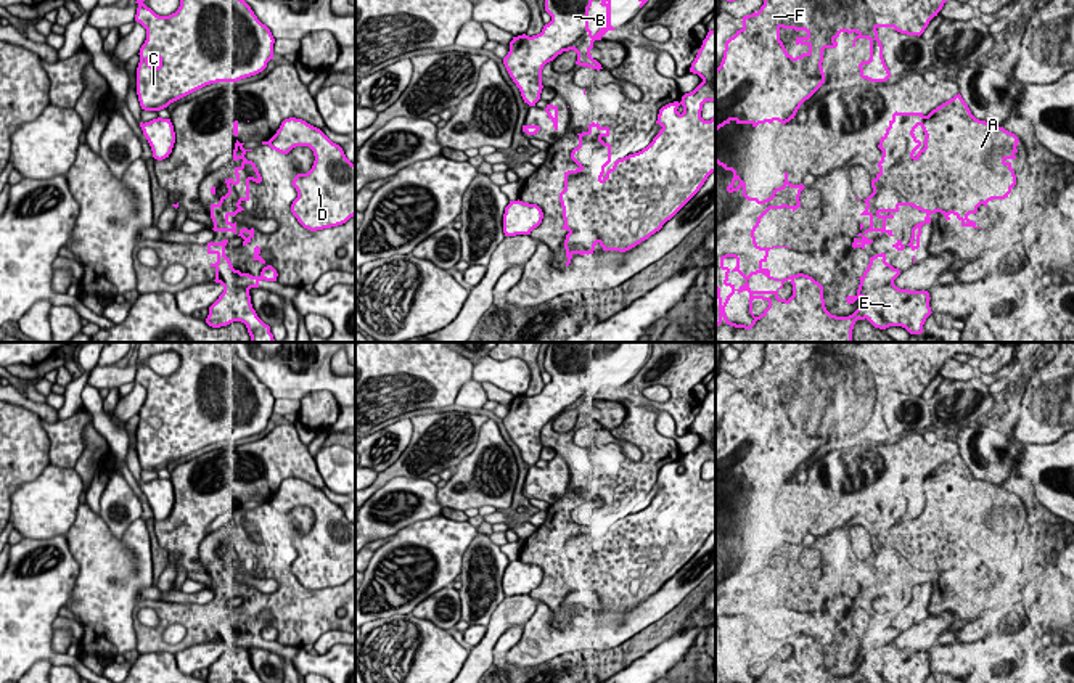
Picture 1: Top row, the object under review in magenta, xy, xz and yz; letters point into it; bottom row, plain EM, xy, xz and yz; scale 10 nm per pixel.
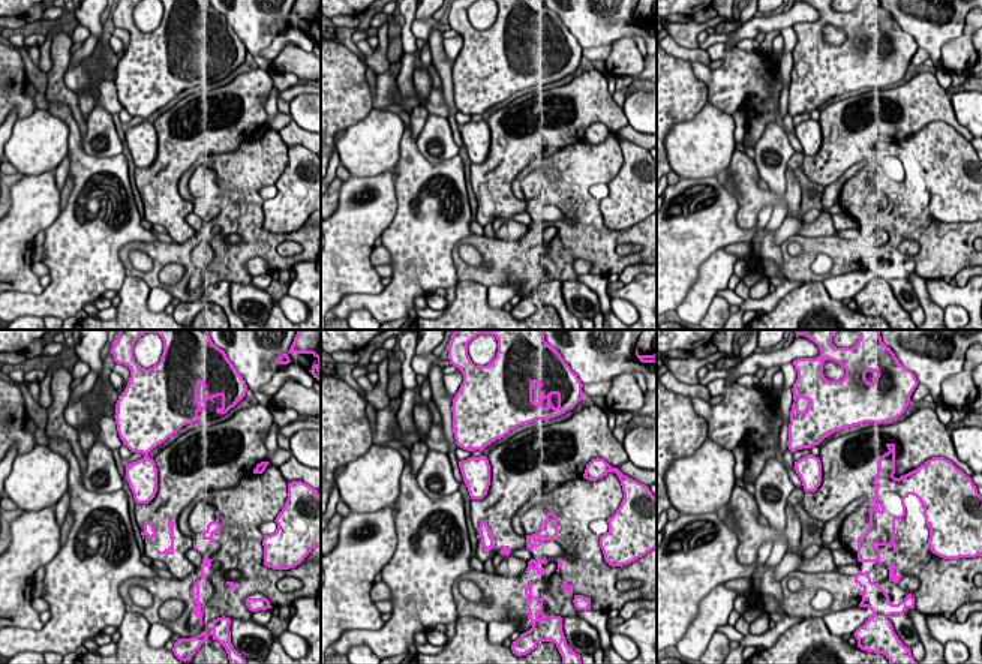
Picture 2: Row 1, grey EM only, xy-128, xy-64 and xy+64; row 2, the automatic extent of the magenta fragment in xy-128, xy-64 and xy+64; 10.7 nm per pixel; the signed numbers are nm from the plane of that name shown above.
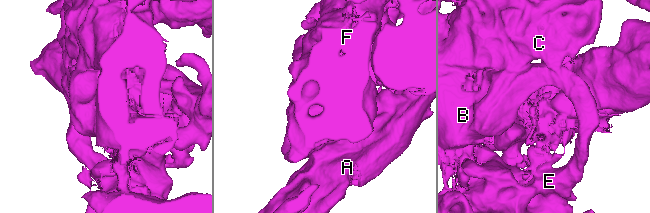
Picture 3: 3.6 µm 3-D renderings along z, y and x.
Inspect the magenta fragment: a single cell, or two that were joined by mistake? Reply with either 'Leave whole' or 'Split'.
Split

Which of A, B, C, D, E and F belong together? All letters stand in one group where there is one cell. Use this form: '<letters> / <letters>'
A D / B C E F

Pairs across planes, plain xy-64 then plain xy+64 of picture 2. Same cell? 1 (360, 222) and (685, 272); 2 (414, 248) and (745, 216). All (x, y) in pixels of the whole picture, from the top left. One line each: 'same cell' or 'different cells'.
1: same cell
2: same cell

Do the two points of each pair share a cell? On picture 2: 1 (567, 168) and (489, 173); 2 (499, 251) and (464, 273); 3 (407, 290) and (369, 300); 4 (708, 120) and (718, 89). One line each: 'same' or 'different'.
1: different
2: same
3: same
4: different

